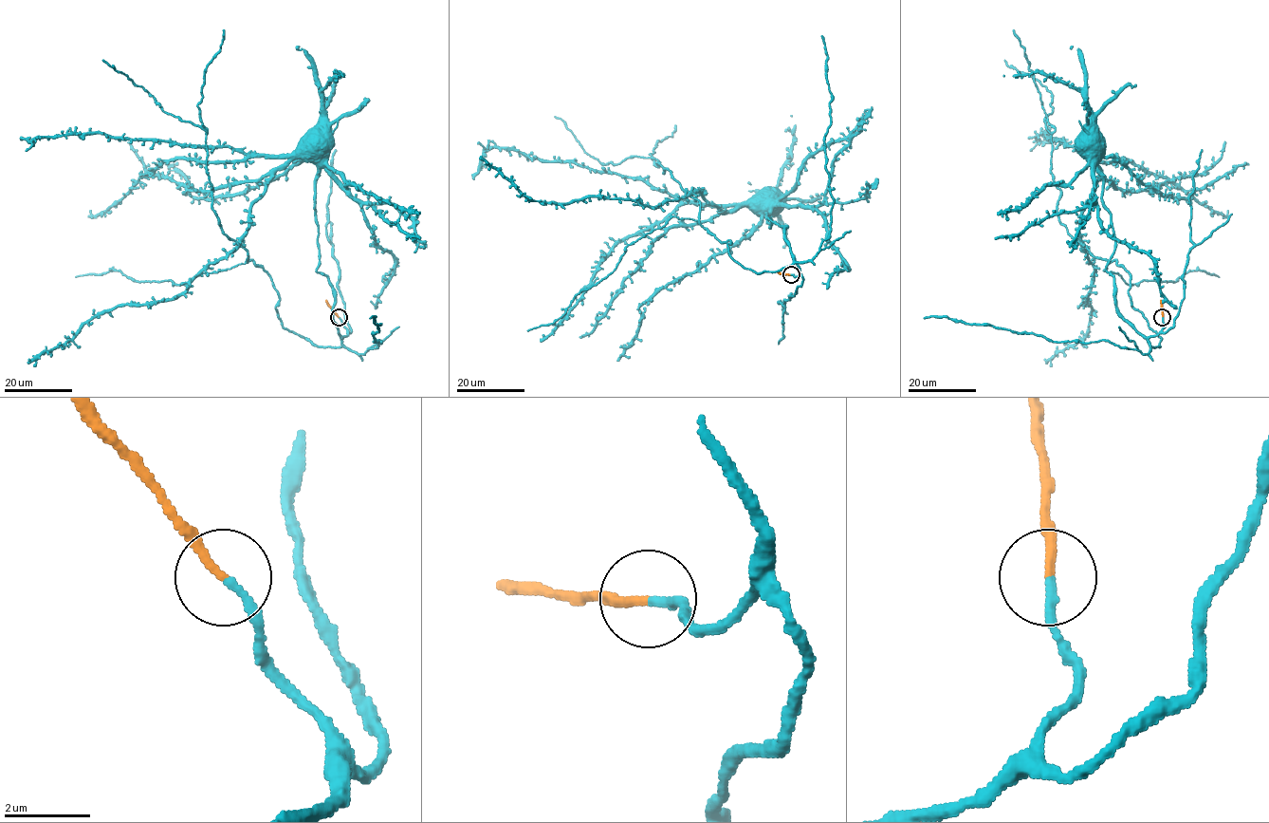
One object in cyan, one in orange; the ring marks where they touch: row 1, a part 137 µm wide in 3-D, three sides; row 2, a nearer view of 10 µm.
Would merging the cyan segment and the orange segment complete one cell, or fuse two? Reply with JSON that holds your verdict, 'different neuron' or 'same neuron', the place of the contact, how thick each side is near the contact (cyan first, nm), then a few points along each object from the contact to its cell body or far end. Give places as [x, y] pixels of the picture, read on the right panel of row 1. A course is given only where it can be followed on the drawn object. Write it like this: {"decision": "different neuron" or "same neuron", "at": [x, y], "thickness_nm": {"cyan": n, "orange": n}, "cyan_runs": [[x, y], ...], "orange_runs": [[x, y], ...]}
{"decision": "same neuron", "at": [1162, 317], "thickness_nm": {"cyan": 200, "orange": 200}, "cyan_runs": [[1163, 317], [1158, 333], [1144, 337], [1118, 311], [1106, 270], [1115, 236], [1091, 149]], "orange_runs": [[1163, 317], [1160, 300]]}

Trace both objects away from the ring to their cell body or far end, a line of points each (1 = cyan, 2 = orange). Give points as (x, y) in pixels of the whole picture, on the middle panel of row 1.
1: (791, 274), (800, 271), (785, 227), (768, 217), (770, 227), (770, 210), (760, 200), (769, 202)
2: (791, 274), (778, 271)

